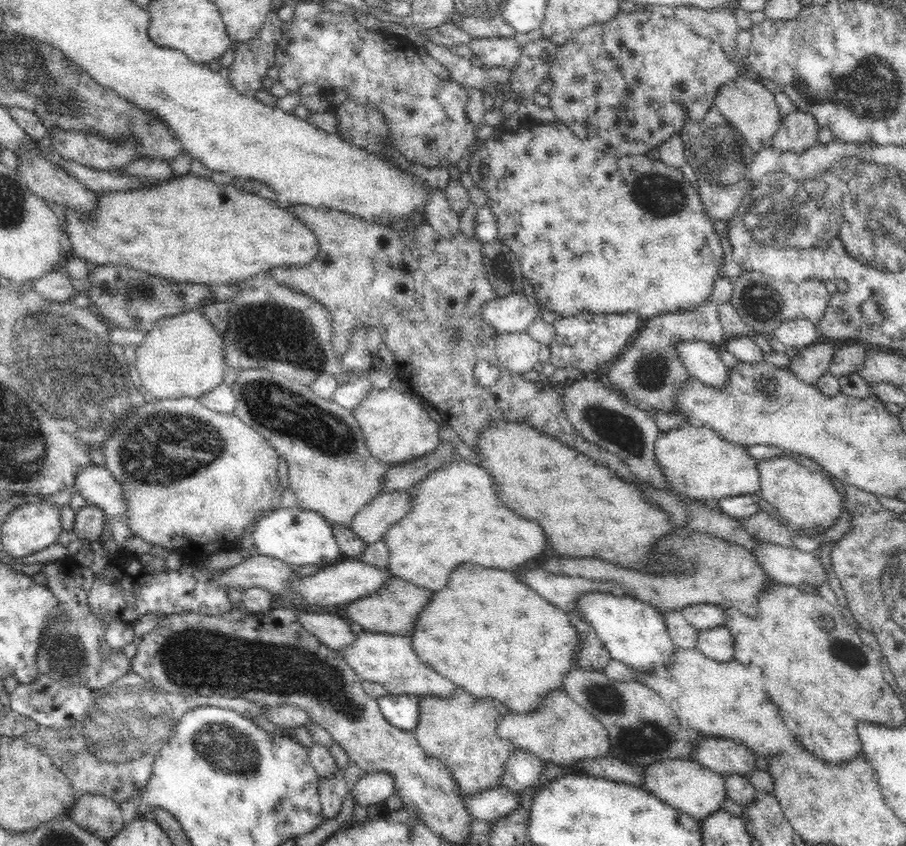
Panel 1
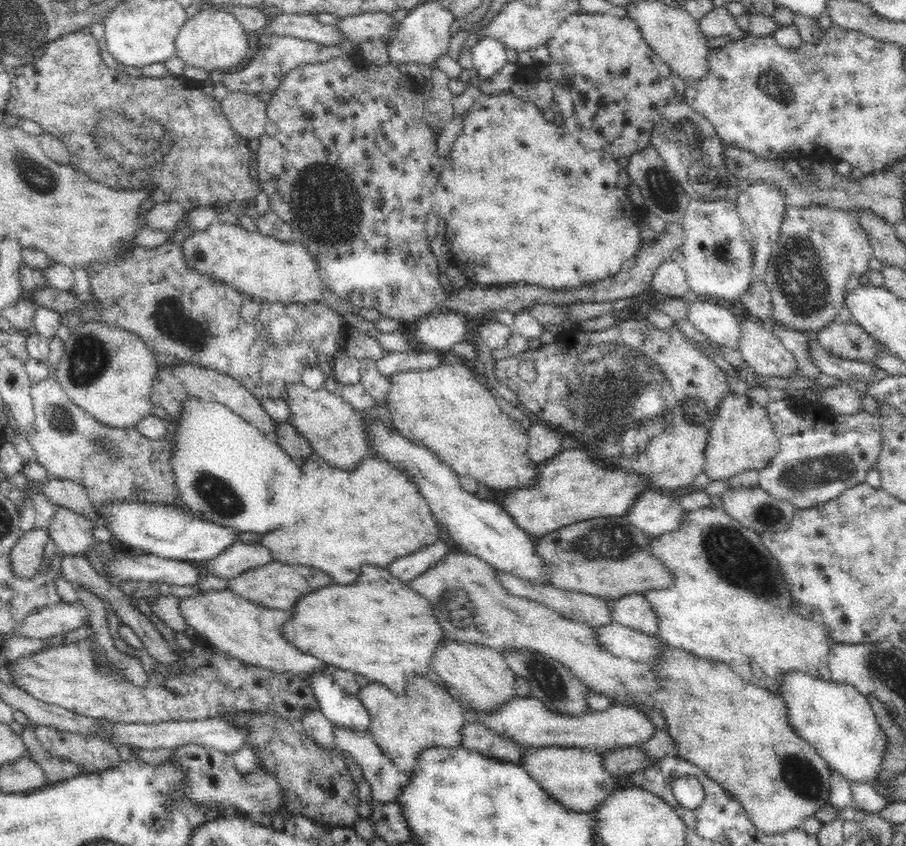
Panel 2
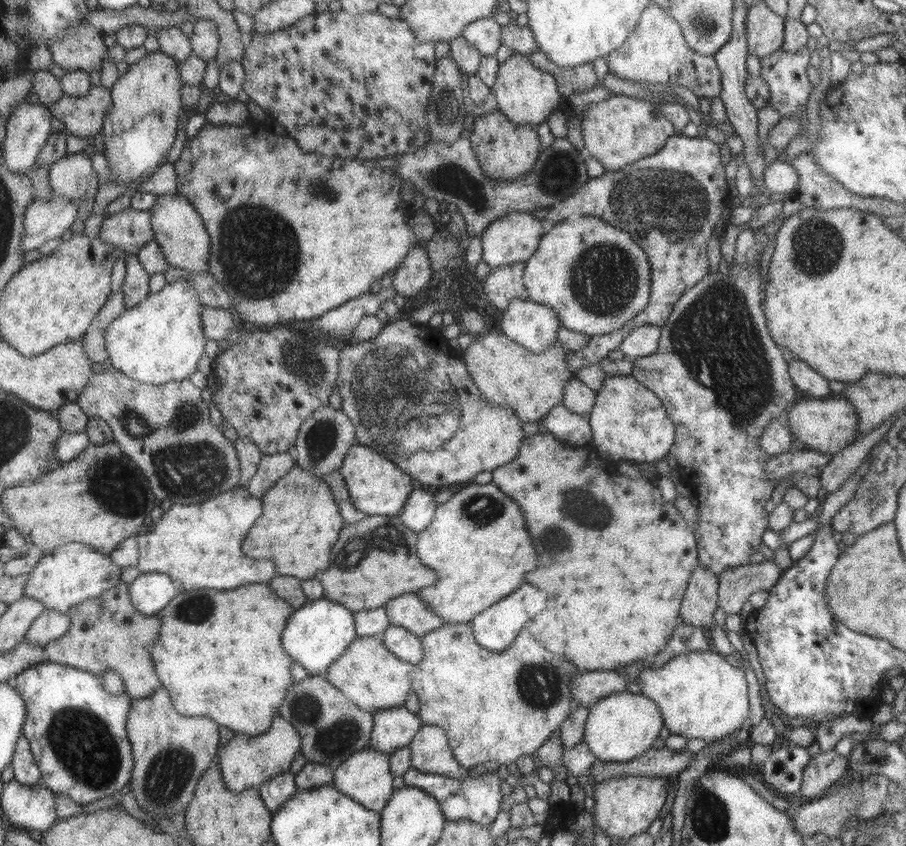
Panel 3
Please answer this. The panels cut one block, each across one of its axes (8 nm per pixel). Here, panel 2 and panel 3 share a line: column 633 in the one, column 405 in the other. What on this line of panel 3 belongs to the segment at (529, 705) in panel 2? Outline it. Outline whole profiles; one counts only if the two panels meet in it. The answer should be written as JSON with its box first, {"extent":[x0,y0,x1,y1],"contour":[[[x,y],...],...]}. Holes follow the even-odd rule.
{"extent":[365,707,423,754],"contour":[[[406,707],[382,709],[373,714],[373,732],[369,746],[365,748],[392,754],[398,749],[408,747],[410,740],[423,725],[421,718]]]}

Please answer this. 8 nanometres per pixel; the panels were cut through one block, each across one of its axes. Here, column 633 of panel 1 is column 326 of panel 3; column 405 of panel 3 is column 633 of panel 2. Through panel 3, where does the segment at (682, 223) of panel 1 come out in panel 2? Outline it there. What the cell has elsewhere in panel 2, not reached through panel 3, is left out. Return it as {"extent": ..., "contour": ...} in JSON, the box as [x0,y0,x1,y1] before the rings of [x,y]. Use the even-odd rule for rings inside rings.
{"extent":[433,90,644,290],"contour":[[[511,90],[498,95],[482,94],[470,111],[463,116],[463,129],[450,146],[450,154],[442,157],[442,173],[436,188],[434,188],[433,211],[438,220],[446,220],[446,232],[444,238],[449,244],[456,262],[470,280],[470,285],[480,287],[500,287],[508,284],[521,283],[522,285],[534,285],[550,290],[570,290],[592,284],[596,281],[613,277],[621,272],[626,262],[634,258],[638,250],[642,249],[644,242],[640,237],[638,228],[638,208],[626,194],[626,184],[630,184],[627,168],[618,163],[618,158],[613,154],[602,150],[586,150],[585,146],[570,133],[563,125],[558,126],[553,121],[549,122],[536,105],[524,102],[514,96]]]}

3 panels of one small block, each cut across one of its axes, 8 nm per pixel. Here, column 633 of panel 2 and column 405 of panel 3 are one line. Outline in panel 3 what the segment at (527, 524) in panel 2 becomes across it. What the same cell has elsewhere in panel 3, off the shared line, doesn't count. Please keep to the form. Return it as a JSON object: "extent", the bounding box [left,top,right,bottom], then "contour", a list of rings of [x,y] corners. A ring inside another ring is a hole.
{"extent":[340,444,414,517],"contour":[[[354,444],[349,448],[346,458],[343,458],[340,473],[348,486],[350,498],[358,510],[369,516],[392,517],[402,514],[410,494],[414,490],[410,474],[403,471],[393,460],[371,449],[368,446]]]}

